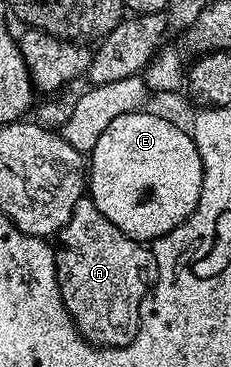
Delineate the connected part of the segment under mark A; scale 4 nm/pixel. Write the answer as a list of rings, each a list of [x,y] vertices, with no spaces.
[[[84,195],[73,207],[69,223],[57,235],[55,274],[67,313],[82,337],[96,347],[122,347],[139,330],[139,308],[147,296],[159,265],[144,242],[129,239]]]

